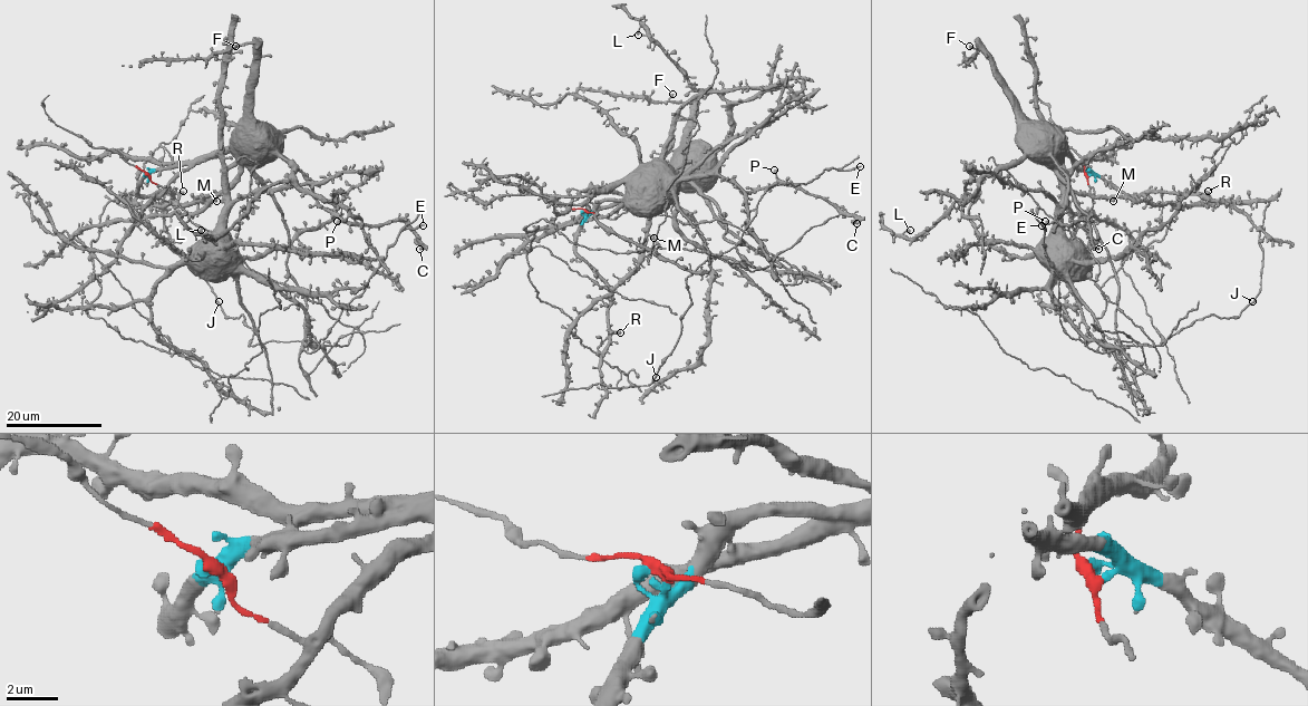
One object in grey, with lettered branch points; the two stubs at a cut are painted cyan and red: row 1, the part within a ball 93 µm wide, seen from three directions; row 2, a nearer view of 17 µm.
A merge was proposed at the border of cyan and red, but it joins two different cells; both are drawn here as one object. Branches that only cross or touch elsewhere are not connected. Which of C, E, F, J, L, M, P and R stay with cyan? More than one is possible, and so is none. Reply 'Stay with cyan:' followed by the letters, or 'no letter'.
Stay with cyan: C, E, F, J, L, M, P, R

